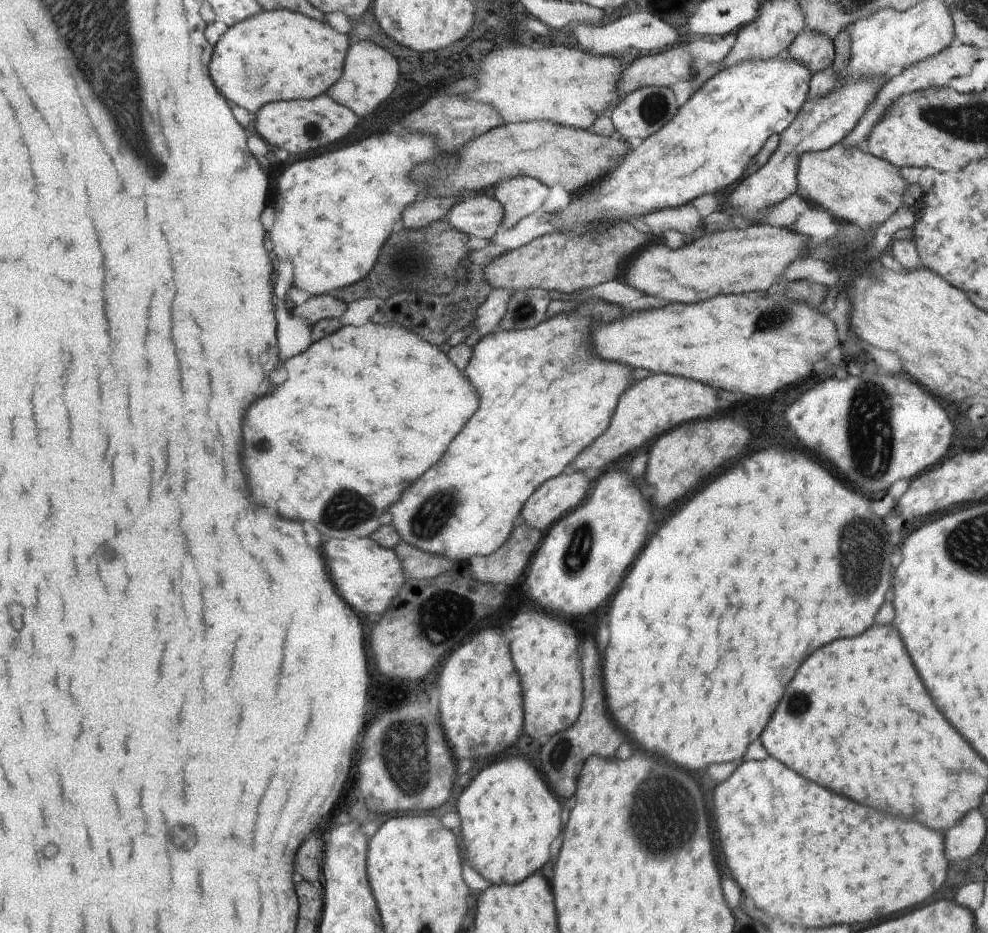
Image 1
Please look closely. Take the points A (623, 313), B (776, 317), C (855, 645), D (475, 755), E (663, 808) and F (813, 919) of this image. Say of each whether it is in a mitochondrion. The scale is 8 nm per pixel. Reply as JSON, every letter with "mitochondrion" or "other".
{"A":"other","B":"mitochondrion","C":"other","D":"other","E":"mitochondrion","F":"other"}

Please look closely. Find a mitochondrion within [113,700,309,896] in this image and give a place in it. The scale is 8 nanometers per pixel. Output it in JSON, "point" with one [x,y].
{"point":[181,839]}

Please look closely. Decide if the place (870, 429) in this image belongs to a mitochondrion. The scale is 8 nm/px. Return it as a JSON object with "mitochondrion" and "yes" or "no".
{"mitochondrion":"yes"}

